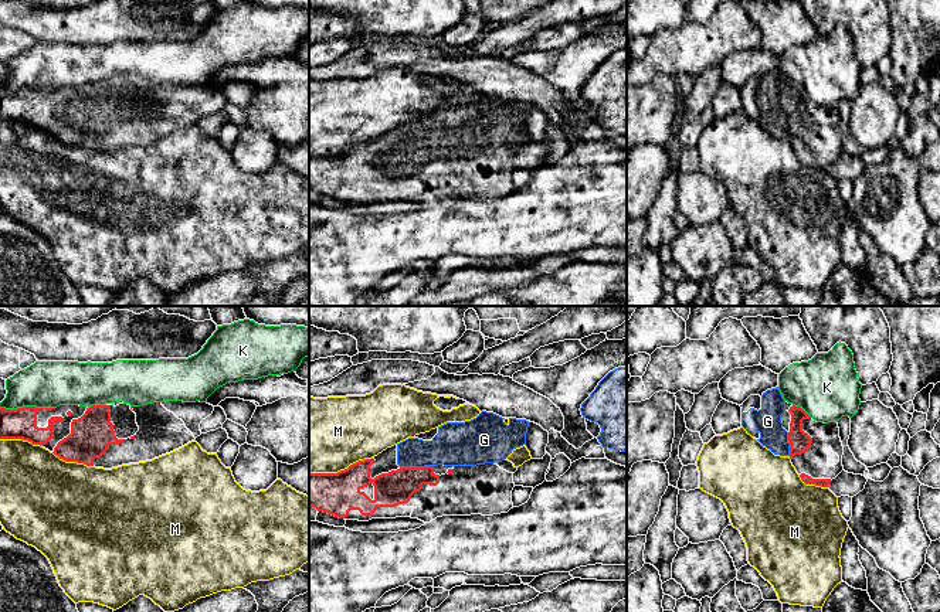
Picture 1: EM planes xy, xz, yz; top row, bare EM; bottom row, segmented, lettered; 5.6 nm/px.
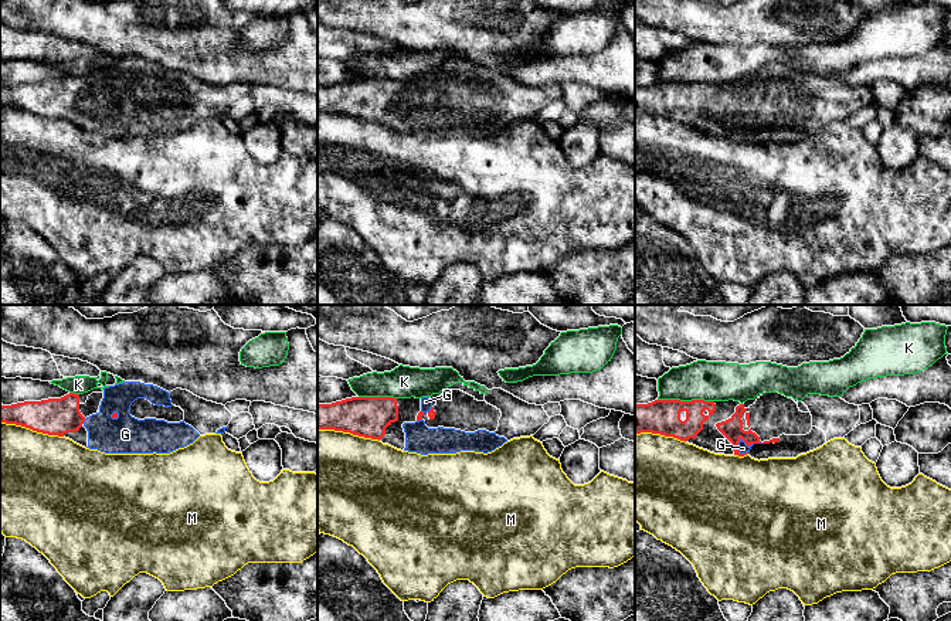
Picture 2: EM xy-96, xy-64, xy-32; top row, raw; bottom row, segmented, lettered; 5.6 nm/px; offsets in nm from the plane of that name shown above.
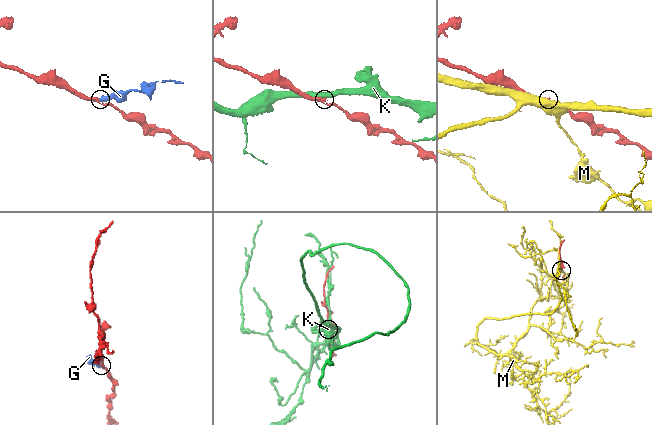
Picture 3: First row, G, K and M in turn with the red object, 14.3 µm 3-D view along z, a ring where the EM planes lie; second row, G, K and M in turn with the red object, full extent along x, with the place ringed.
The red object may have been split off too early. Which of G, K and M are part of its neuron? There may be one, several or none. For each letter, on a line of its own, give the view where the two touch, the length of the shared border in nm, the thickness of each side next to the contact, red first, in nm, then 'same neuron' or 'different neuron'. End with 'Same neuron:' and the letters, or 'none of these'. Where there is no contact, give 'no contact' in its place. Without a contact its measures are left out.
G: xz | 190 nm | 190/220 nm | same neuron
K: xy | 320 nm | 180/280 nm | different neuron
M: xz | 380 nm | 240/440 nm | different neuron
Same neuron: G

